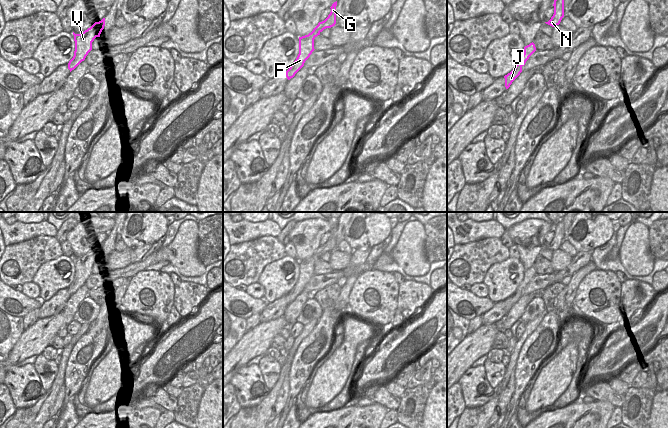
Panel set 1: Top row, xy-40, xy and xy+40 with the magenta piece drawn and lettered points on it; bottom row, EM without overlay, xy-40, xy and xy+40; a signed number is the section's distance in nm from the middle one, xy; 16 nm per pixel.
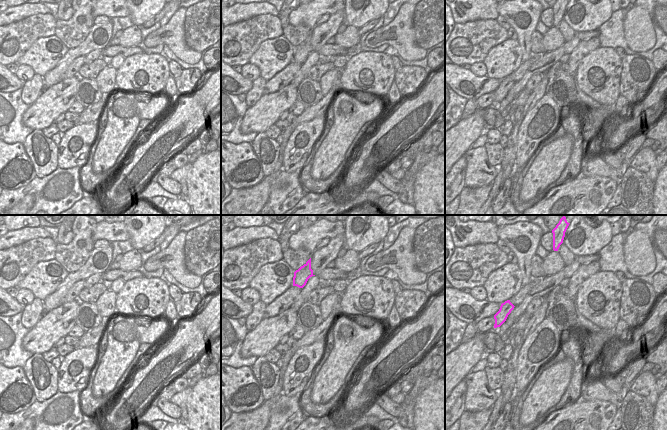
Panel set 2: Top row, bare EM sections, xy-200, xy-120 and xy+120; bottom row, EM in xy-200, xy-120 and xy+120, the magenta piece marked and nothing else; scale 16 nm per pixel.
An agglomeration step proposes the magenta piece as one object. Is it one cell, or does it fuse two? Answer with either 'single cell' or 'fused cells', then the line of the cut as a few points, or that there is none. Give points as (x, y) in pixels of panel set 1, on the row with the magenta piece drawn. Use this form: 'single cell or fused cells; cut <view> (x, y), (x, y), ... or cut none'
single cell; cut none

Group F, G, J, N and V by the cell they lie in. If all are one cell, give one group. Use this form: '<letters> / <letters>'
F G J N V

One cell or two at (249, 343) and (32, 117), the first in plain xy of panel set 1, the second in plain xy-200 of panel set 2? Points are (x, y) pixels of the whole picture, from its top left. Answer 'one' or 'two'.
one

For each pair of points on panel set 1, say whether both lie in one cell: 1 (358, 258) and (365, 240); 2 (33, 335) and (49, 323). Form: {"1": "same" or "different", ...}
{"1": "different", "2": "same"}

